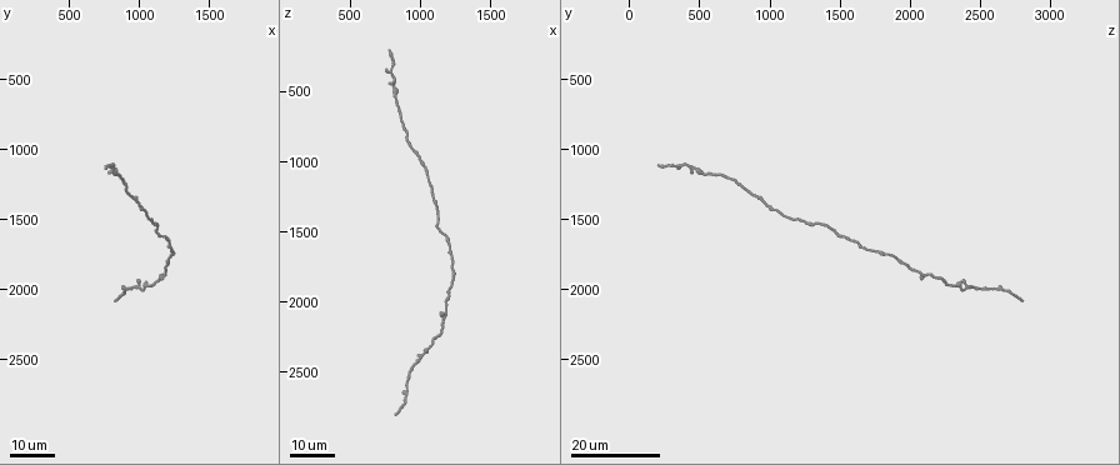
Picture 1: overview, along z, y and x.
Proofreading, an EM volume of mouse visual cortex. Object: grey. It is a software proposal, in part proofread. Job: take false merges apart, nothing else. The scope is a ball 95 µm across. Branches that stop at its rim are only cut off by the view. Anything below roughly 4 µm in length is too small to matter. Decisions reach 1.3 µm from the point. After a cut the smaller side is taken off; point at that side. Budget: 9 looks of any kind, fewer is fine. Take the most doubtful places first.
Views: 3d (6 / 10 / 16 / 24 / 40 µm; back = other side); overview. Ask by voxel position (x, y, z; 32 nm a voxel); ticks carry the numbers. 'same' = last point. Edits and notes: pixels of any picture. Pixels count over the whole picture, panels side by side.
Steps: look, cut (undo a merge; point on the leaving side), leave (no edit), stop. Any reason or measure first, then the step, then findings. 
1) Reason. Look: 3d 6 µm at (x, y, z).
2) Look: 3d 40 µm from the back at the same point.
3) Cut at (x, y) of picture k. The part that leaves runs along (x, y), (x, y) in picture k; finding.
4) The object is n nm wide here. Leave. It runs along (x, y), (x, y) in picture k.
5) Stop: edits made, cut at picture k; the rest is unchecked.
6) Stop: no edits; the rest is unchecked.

Side arm on a straight run. Look: 3d 16 µm at (980, 2000, 2400).

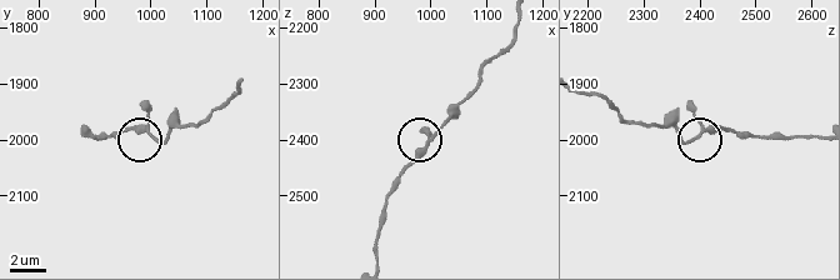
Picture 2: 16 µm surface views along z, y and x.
Look: 3d 6 µm at (995, 1985, 2410).

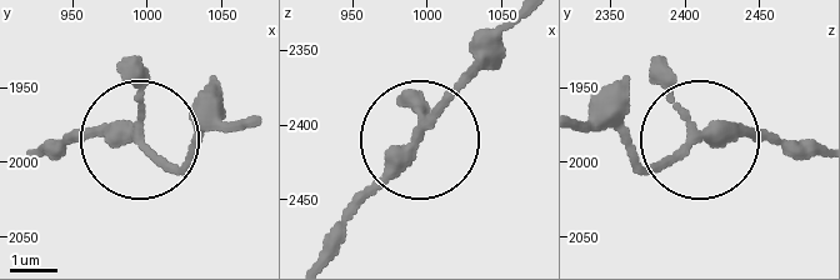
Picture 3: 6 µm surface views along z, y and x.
The object is 180 nm wide here. Leave. It runs along (234, 126), (174, 161), (126, 138), (46, 138) in picture 3; one neuron here.

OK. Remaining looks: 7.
Thick turns thin. Look: 3d 24 µm at (1160, 1900, 2080).

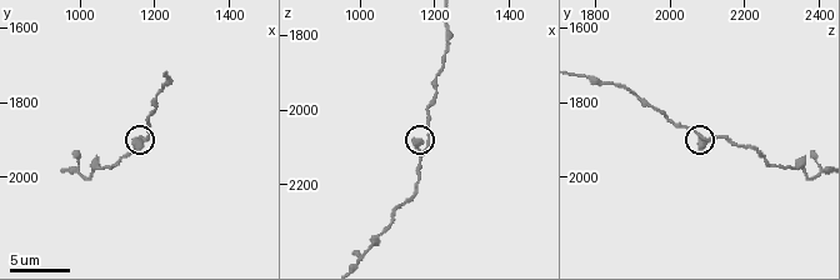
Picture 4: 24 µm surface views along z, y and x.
Closer look. Look: 3d 10 µm at (1190, 1900, 2090).

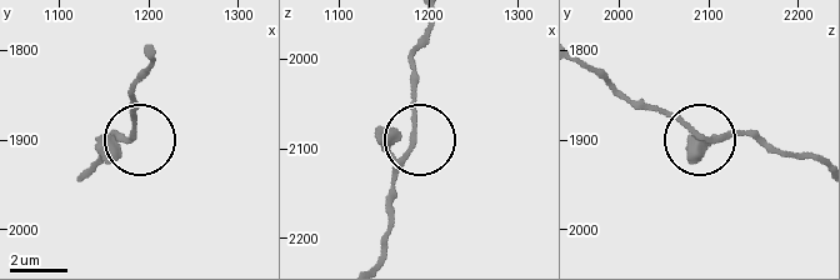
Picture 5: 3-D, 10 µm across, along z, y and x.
Leave. It runs along (430, 26), (416, 63), (416, 141), (390, 204) in picture 5; all the same neuron.

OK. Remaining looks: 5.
Calibre changes. Look: 3d 16 µm at (820, 1120, 480).

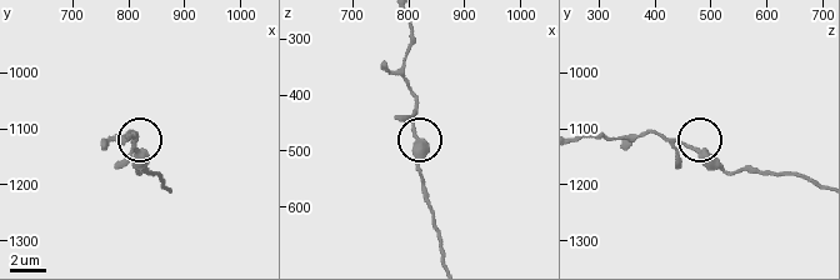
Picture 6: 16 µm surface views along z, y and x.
Look: 3d 10 µm at (810, 1130, 475).

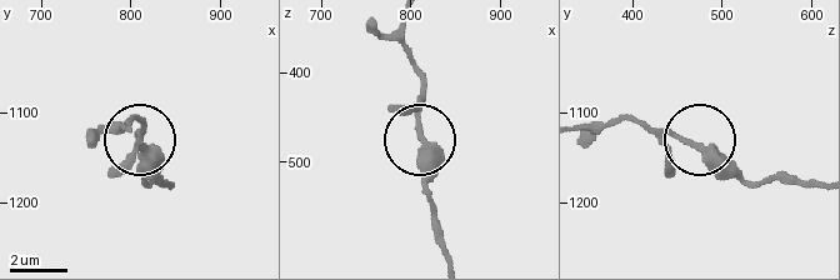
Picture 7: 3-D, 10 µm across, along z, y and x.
Look: 3d 10 µm from the back at (815, 1140, 465).

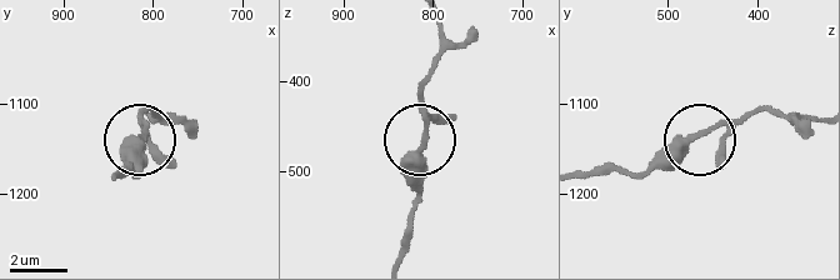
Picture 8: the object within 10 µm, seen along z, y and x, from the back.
The object is 290 nm wide here. Leave. One neuron here.

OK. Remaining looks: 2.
Calibre changes. Look: 3d 24 µm at (1220, 1720, 1660).

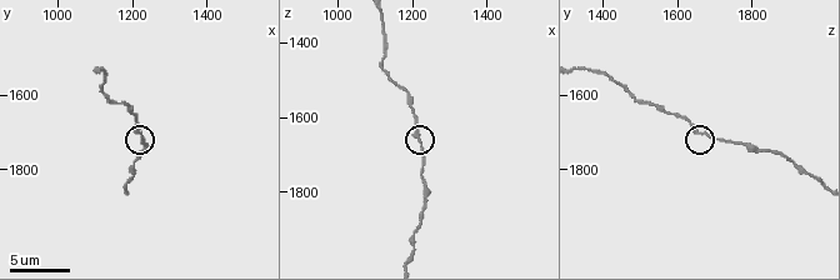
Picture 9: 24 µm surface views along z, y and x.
Look: 3d 10 µm at (1220, 1700, 1680).

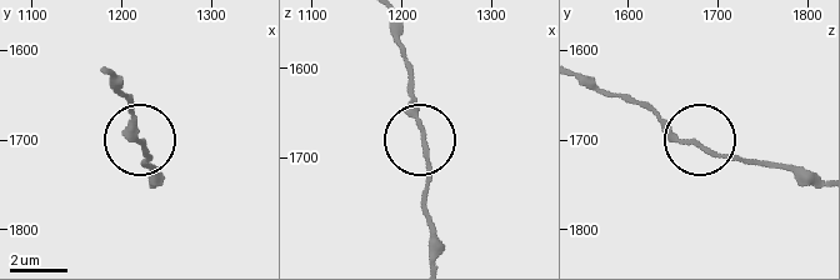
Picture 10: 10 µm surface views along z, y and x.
Leave. It runs along (389, 21), (404, 50), (410, 108), (425, 143), (425, 220) in picture 10; one neuron here.

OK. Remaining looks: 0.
Stop: no edits; the rest is unchecked.

